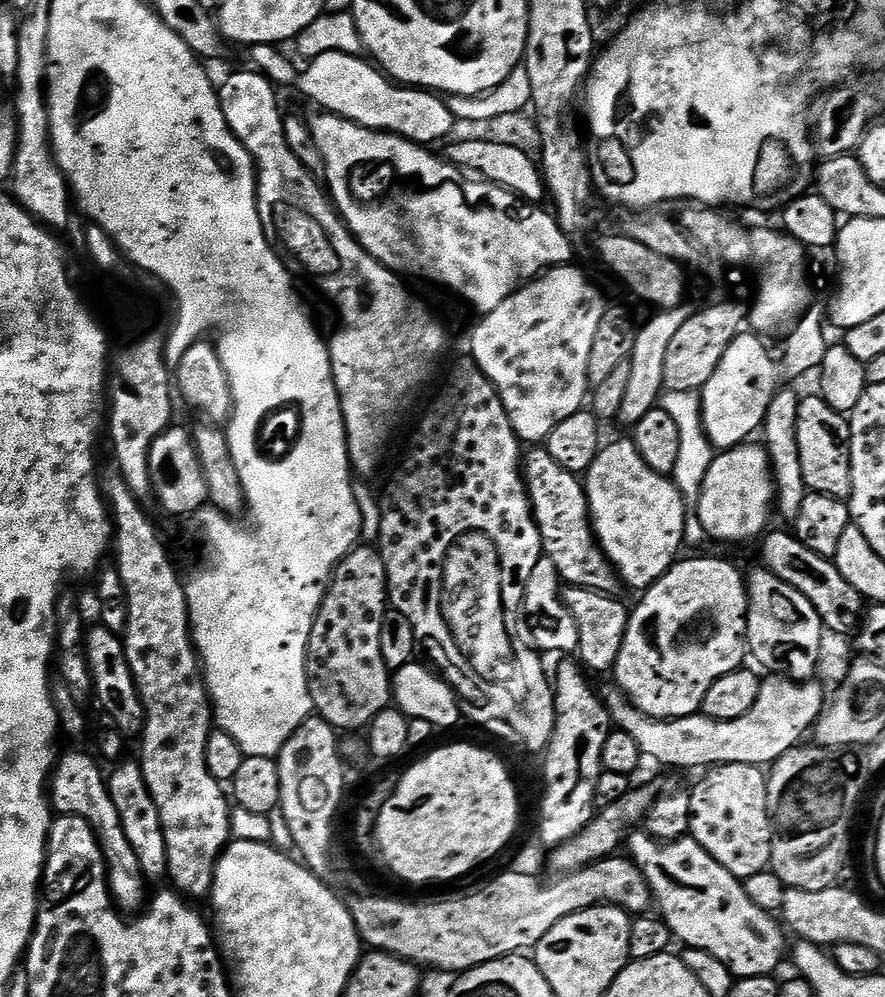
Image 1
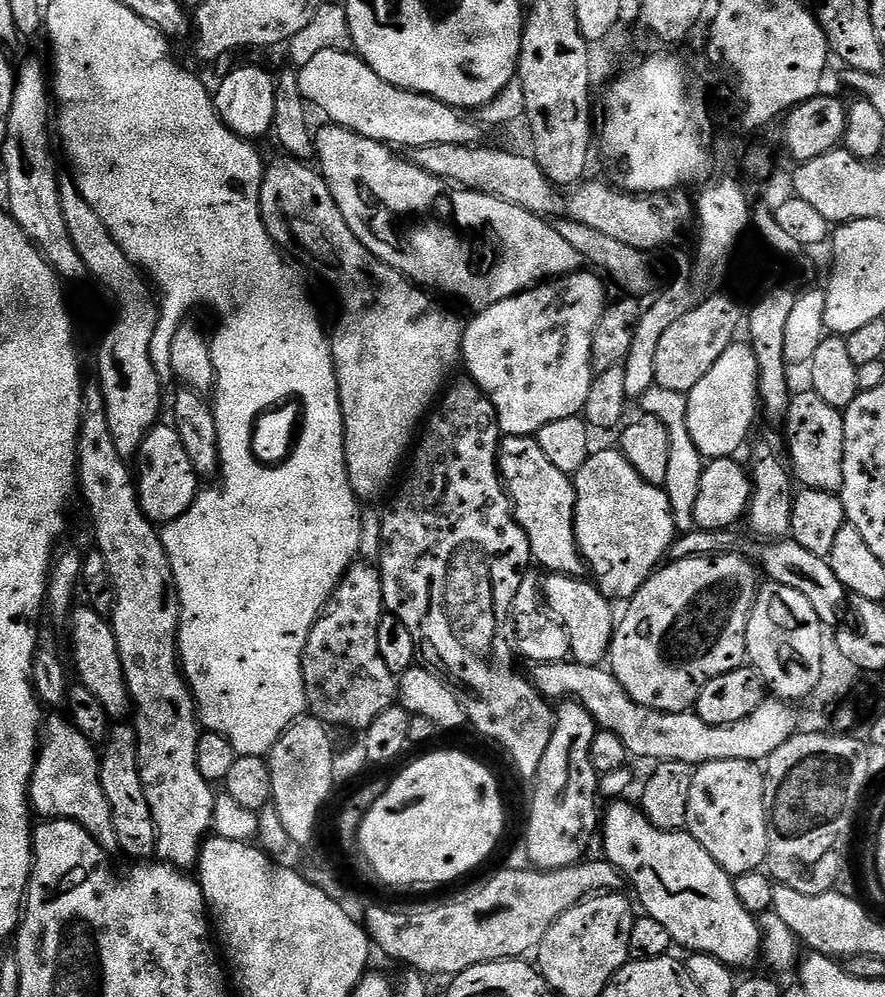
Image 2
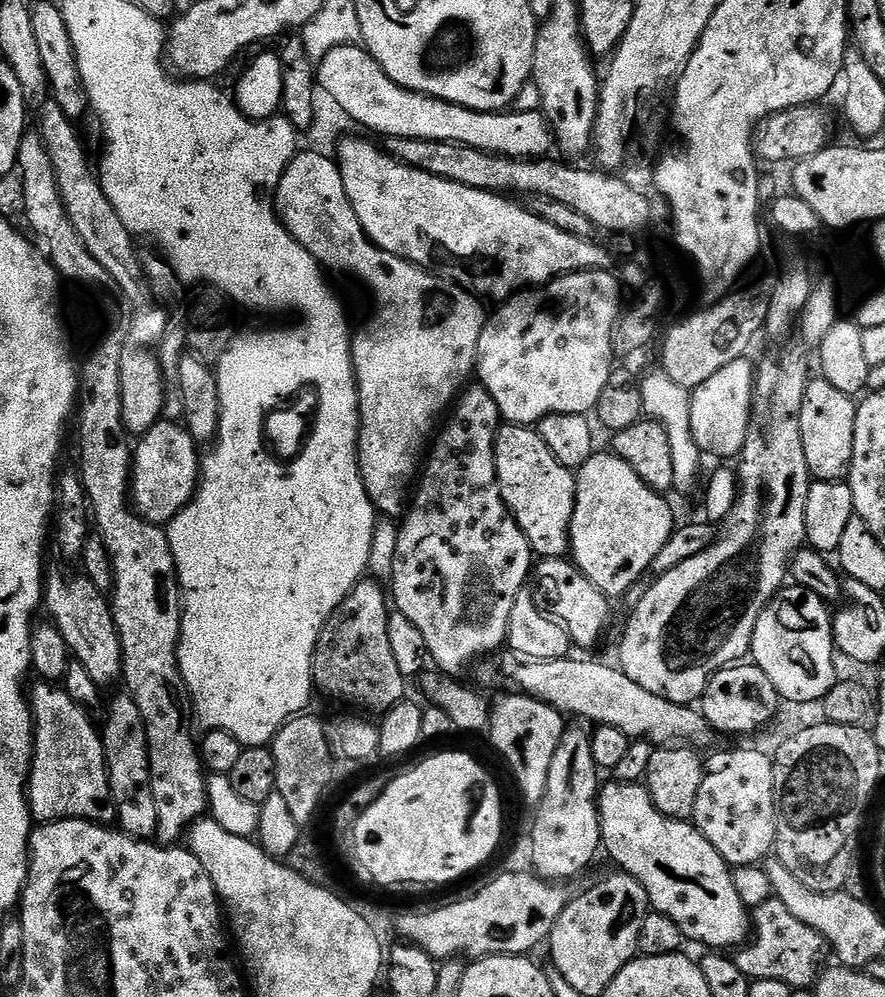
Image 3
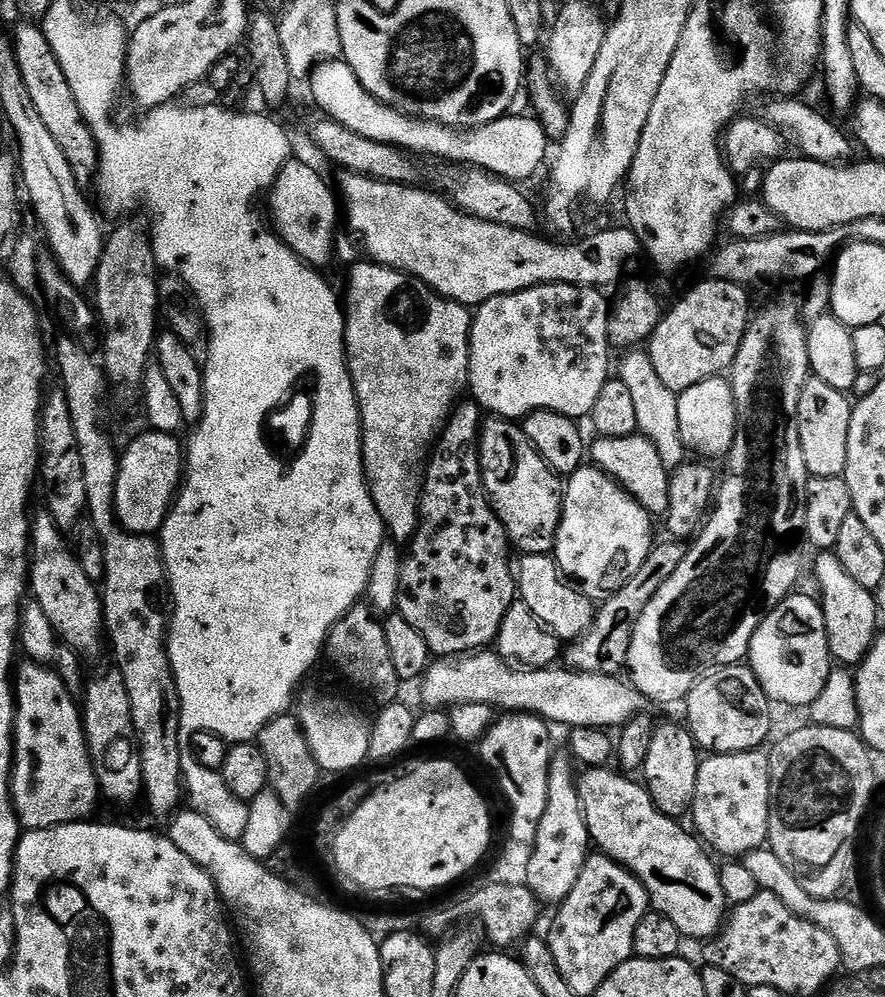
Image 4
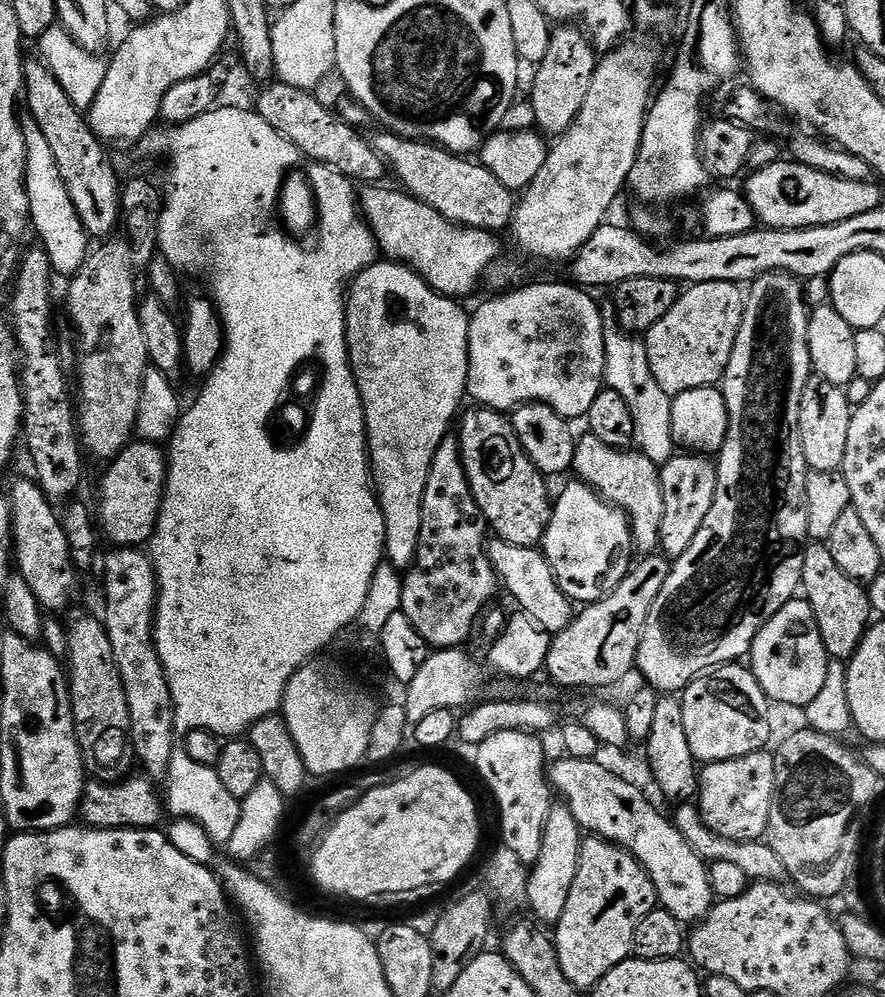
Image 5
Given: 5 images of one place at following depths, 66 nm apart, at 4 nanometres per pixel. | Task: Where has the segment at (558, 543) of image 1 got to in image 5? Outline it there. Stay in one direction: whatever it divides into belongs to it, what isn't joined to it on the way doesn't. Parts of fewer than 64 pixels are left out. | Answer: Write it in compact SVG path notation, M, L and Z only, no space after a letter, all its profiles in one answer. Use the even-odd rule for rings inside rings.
M472 406L466 412L458 420L458 439L460 458L464 461L464 473L474 502L478 502L489 529L499 539L514 546L537 547L552 517L554 500L551 495L548 497L549 481L536 469L534 462L530 462L505 413L483 406Z

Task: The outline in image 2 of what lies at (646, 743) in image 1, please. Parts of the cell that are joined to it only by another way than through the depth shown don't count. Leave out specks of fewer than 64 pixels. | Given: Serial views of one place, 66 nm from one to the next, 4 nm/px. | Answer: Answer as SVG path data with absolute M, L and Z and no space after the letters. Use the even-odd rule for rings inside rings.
M561 662L558 664L537 664L531 670L533 672L530 672L530 676L536 689L546 698L551 698L556 702L563 701L565 698L579 700L580 704L586 706L588 712L596 719L597 725L601 729L618 734L618 738L622 738L628 753L633 757L645 756L646 759L652 760L651 762L678 760L693 766L699 766L711 760L725 760L726 758L764 762L767 761L770 754L774 754L774 750L778 750L778 746L782 746L782 742L786 742L798 731L798 712L797 710L795 712L792 709L795 707L784 698L765 698L758 706L758 710L754 710L754 714L750 714L742 722L714 726L702 722L702 718L692 710L659 712L653 708L647 708L634 698L630 698L630 694L622 686L622 682L618 682L616 675L604 666Z

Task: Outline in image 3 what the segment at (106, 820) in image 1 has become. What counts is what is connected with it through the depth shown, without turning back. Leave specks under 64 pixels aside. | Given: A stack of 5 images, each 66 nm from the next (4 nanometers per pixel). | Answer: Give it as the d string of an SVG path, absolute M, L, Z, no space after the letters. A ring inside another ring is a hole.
M36 682L30 688L30 707L34 727L32 730L32 762L26 773L26 799L33 821L48 822L53 818L79 818L99 821L104 803L110 800L108 775L104 773L104 747L97 725L92 725L89 714L75 705L63 687L52 682Z

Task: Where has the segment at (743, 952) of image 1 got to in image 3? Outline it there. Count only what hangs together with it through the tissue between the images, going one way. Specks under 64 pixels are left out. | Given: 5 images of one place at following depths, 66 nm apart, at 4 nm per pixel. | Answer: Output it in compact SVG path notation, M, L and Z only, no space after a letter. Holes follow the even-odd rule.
M611 783L605 788L603 785L598 792L598 823L603 851L608 851L609 858L616 863L615 867L637 880L646 890L651 911L666 914L666 918L670 918L670 922L674 922L689 941L705 944L708 950L735 949L743 945L750 936L748 912L734 890L730 865L721 858L718 850L706 842L695 824L675 820L659 812L643 783Z

